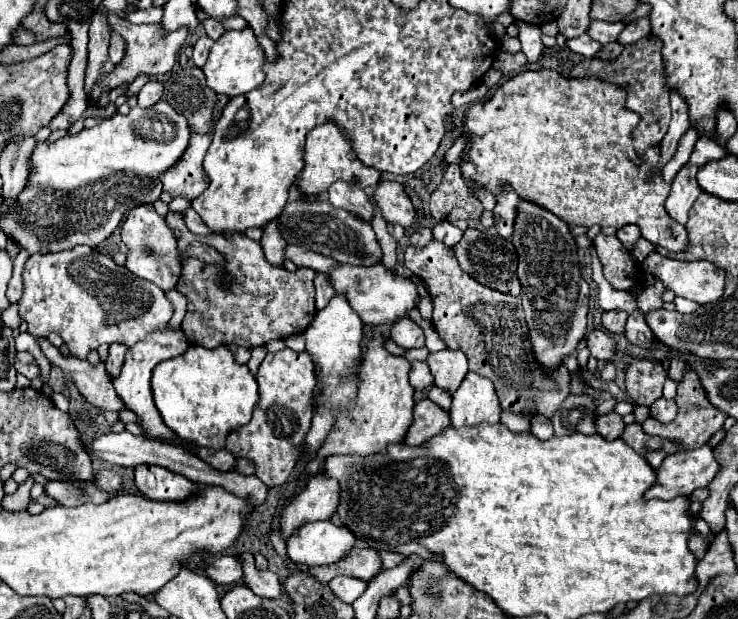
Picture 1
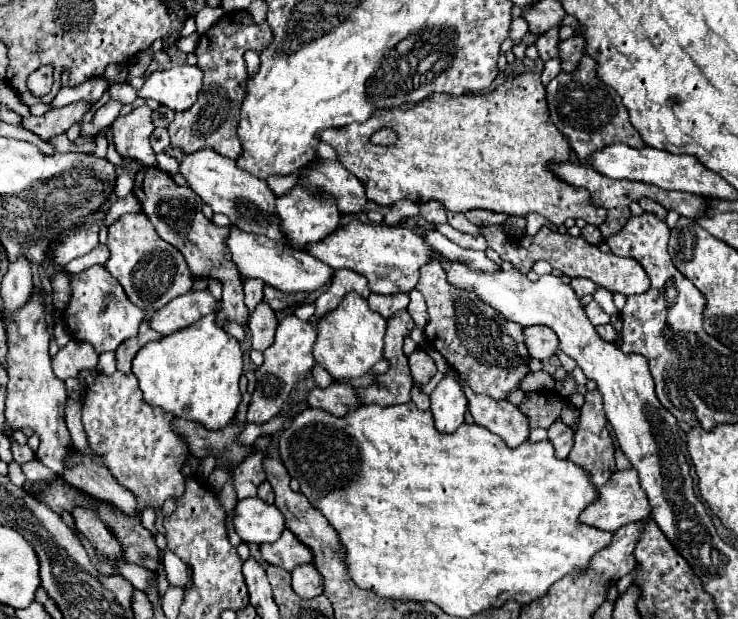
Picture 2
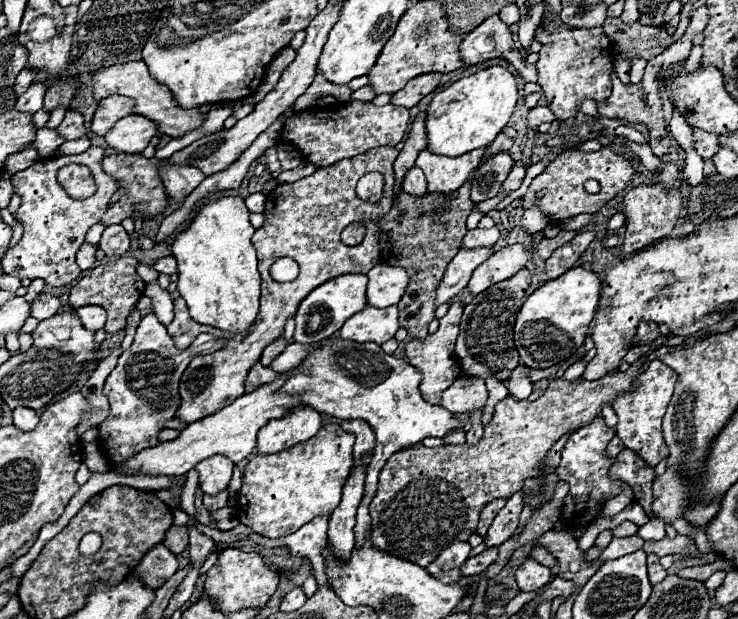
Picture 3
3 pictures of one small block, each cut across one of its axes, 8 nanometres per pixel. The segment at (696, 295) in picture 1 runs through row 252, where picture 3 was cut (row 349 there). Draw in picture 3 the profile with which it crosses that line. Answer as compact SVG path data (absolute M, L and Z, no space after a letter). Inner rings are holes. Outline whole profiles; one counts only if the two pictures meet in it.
M652 348L650 352L646 352L642 358L638 358L626 372L618 372L618 374L614 374L614 376L604 376L604 378L600 378L600 380L592 380L592 382L588 382L588 380L574 380L574 382L570 382L570 380L566 380L566 378L558 378L558 380L554 380L554 382L550 382L550 386L548 386L548 390L546 390L546 394L542 396L542 398L538 398L538 400L534 400L534 402L528 402L528 400L520 400L520 398L514 398L514 396L508 396L506 400L502 400L496 408L494 408L494 418L490 420L490 424L484 428L484 438L476 444L476 446L468 446L468 444L462 444L462 446L440 446L440 448L426 448L426 446L422 446L422 444L416 444L416 446L410 446L410 448L406 448L406 450L400 450L400 452L396 452L394 456L390 456L390 460L386 462L386 466L382 468L382 472L380 472L380 482L378 482L378 492L376 492L376 496L374 496L374 500L370 502L370 516L372 516L372 544L376 546L376 548L380 548L380 550L386 550L386 552L390 552L390 554L394 554L394 556L398 556L398 558L402 558L402 560L408 560L408 562L414 562L414 564L418 564L418 566L422 566L422 568L426 568L444 548L448 548L450 544L454 544L454 542L458 542L458 540L462 540L462 542L466 542L472 534L474 534L474 530L476 530L476 524L478 524L478 518L480 518L480 512L484 510L484 506L486 504L490 504L492 500L498 500L498 498L502 498L502 500L508 500L510 496L514 496L516 492L522 492L522 496L524 496L524 504L526 506L530 506L532 508L532 512L534 510L538 510L542 504L546 504L546 502L550 502L552 500L552 496L554 496L554 490L556 490L556 486L558 486L558 474L556 474L556 470L552 470L552 468L544 468L544 458L548 456L548 452L552 450L552 446L564 436L564 434L572 434L572 432L576 432L578 428L584 428L584 426L588 426L594 418L598 418L600 414L602 414L602 408L608 404L608 406L612 406L612 402L620 396L620 394L628 394L628 392L632 392L634 390L634 382L636 382L636 378L638 378L638 374L640 374L640 366L646 362L646 358L654 352L656 348Z

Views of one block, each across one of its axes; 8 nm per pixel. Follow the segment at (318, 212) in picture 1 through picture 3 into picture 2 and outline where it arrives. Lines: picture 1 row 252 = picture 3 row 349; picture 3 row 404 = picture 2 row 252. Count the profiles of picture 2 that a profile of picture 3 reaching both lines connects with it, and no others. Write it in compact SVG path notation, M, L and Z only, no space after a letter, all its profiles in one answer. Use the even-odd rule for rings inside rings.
M350 222L348 226L334 232L334 236L322 240L320 244L312 244L306 248L308 254L316 256L324 264L332 266L334 270L346 268L352 272L362 274L370 290L374 294L392 294L392 292L410 292L414 290L420 278L420 268L432 260L432 246L424 242L424 238L416 236L412 230L404 226L386 226L386 224L364 224L364 222Z

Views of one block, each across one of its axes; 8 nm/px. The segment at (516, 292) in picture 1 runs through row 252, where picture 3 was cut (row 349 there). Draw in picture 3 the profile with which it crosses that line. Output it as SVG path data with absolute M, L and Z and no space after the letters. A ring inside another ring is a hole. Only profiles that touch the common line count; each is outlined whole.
M524 268L516 276L492 284L484 292L476 294L470 304L466 304L460 320L460 334L456 340L456 356L466 376L482 380L496 376L500 382L504 382L512 374L512 370L520 364L520 356L516 354L514 346L514 320L524 304L528 286L530 278L528 270Z

